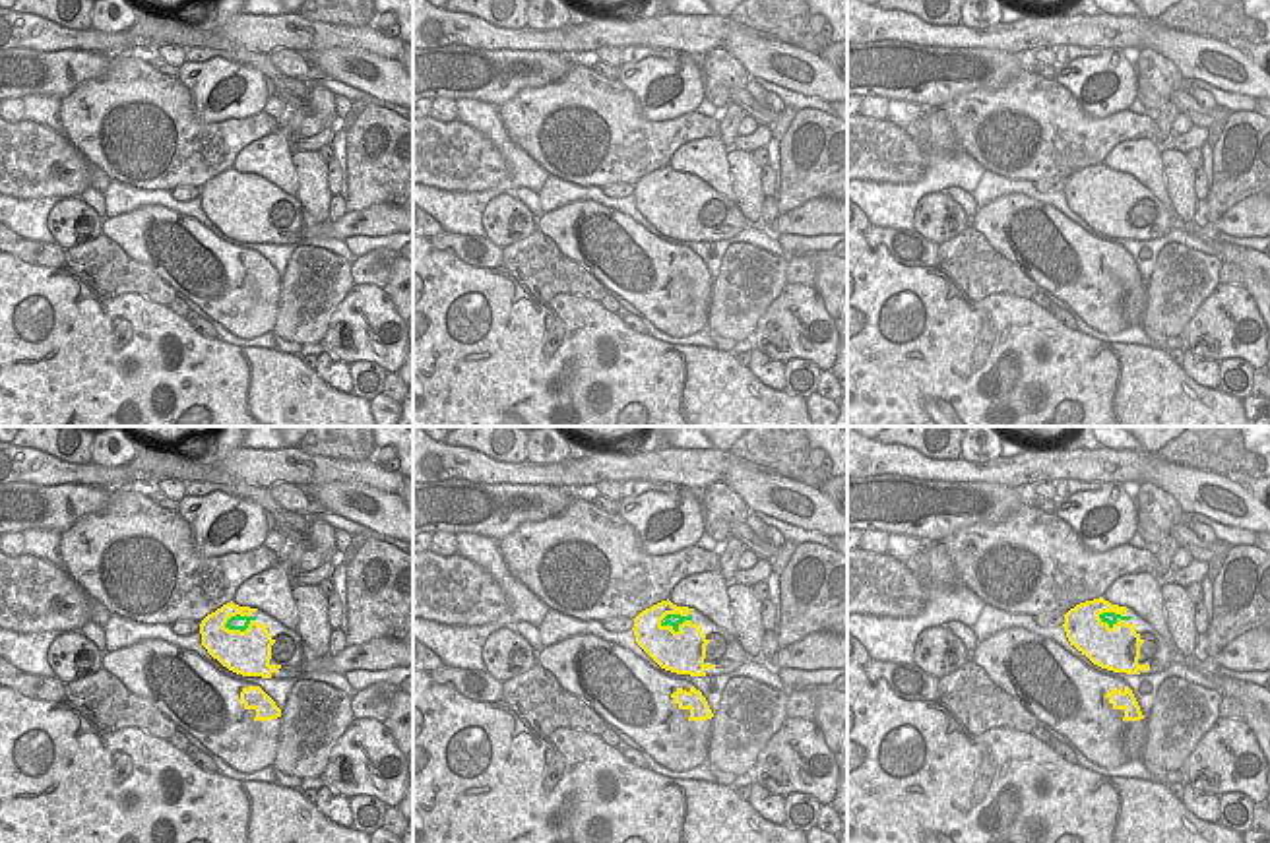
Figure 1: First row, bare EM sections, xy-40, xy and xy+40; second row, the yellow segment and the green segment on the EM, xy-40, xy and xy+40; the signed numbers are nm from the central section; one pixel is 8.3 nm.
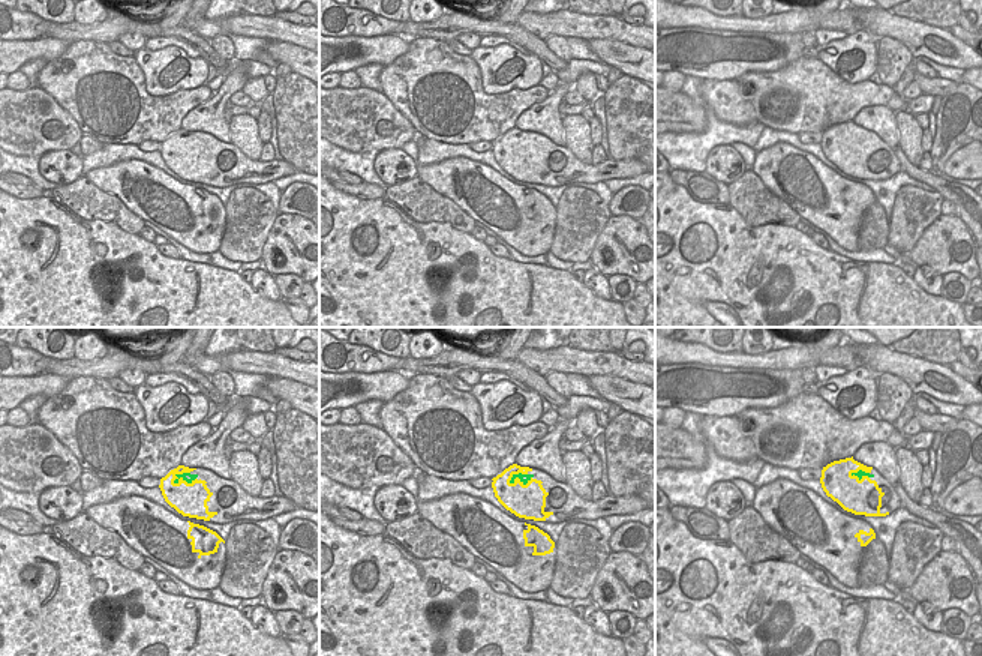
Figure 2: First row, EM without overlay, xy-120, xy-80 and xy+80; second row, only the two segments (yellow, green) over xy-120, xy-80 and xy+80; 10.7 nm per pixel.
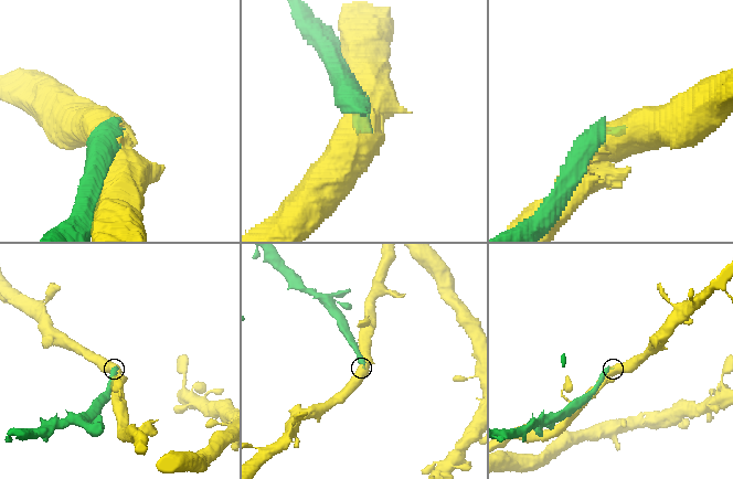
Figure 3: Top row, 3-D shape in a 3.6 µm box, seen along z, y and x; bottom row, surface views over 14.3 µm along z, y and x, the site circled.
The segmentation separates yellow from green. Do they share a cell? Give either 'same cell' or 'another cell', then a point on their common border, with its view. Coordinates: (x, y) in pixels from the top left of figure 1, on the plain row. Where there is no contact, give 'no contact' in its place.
another cell | xy (673, 179)

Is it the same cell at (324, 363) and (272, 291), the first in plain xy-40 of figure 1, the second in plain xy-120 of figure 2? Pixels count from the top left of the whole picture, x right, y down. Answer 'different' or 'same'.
same

